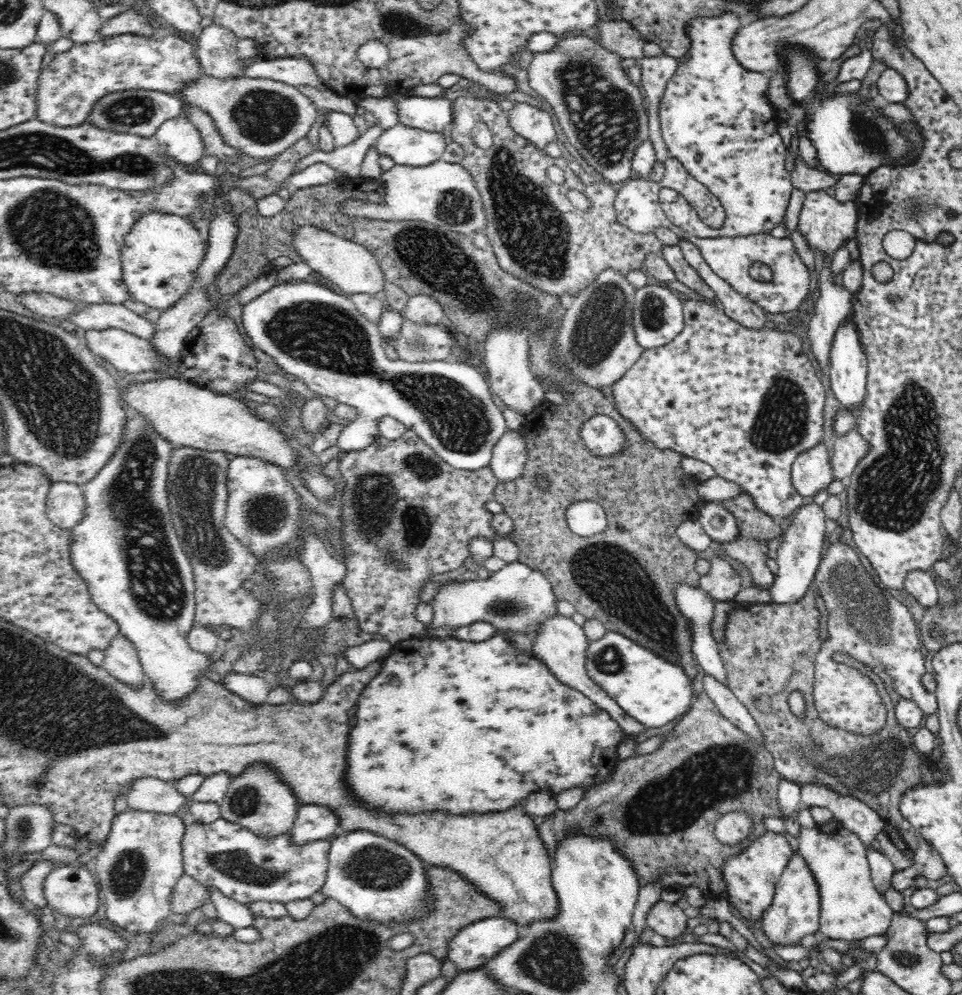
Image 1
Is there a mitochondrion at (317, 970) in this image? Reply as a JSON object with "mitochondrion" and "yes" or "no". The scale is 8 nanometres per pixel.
{"mitochondrion":"yes"}

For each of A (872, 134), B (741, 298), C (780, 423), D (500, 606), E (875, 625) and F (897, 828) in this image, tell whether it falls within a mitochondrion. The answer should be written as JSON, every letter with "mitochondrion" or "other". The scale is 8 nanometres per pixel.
{"A":"mitochondrion","B":"other","C":"mitochondrion","D":"mitochondrion","E":"mitochondrion","F":"other"}

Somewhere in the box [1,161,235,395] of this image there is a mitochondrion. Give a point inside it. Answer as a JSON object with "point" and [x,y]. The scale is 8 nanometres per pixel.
{"point":[49,229]}

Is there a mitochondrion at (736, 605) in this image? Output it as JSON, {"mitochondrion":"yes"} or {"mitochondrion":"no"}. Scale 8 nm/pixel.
{"mitochondrion":"no"}

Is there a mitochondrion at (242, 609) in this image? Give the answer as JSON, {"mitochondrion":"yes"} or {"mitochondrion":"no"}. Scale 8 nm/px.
{"mitochondrion":"no"}

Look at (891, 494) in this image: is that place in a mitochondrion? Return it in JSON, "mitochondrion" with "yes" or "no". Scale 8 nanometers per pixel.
{"mitochondrion":"yes"}

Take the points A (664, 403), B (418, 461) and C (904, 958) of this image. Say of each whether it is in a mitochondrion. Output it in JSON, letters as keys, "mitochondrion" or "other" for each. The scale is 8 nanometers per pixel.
{"A":"other","B":"mitochondrion","C":"mitochondrion"}

